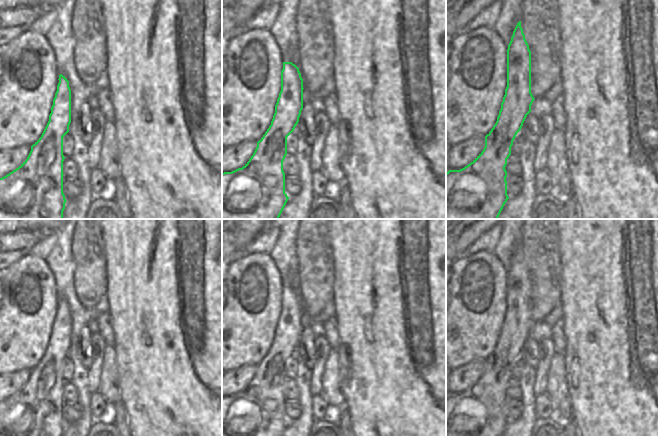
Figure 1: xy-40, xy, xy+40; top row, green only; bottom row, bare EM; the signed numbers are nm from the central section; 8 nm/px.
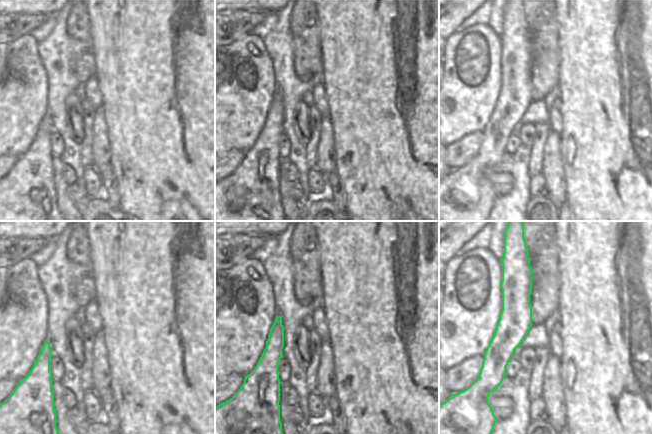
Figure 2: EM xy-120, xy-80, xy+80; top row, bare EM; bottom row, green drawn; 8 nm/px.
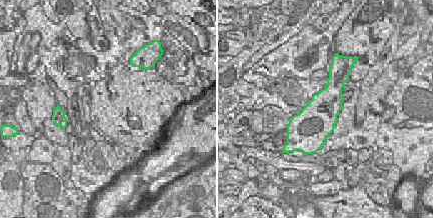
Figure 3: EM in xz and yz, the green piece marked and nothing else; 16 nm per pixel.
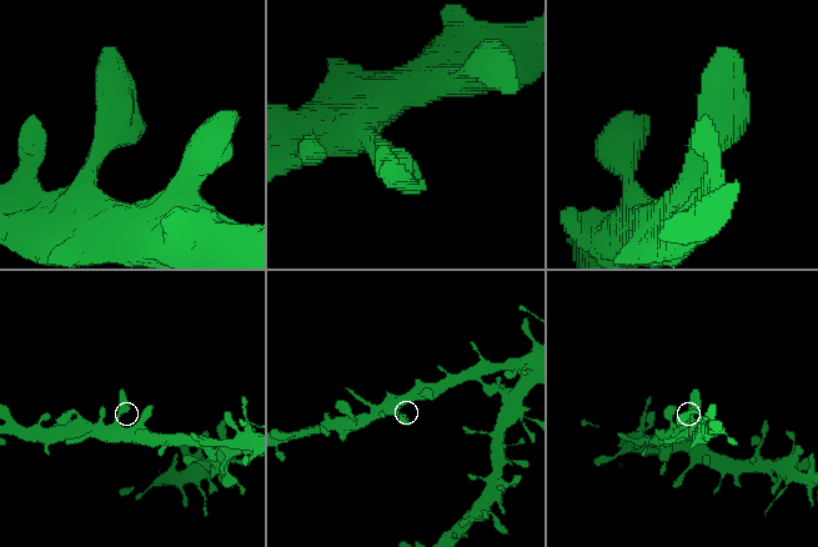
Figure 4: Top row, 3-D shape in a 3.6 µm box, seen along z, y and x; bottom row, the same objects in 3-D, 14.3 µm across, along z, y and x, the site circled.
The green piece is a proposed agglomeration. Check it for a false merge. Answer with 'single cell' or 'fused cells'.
single cell

